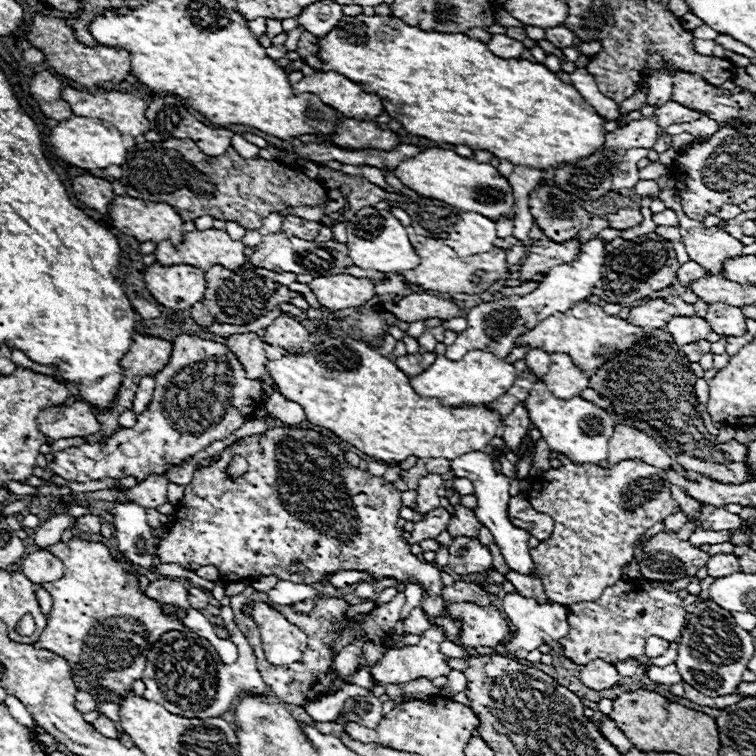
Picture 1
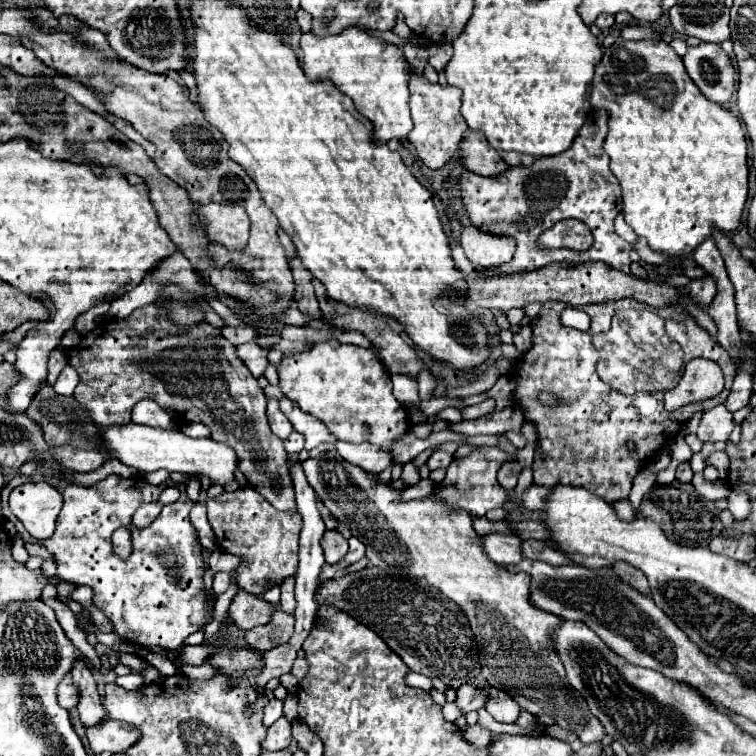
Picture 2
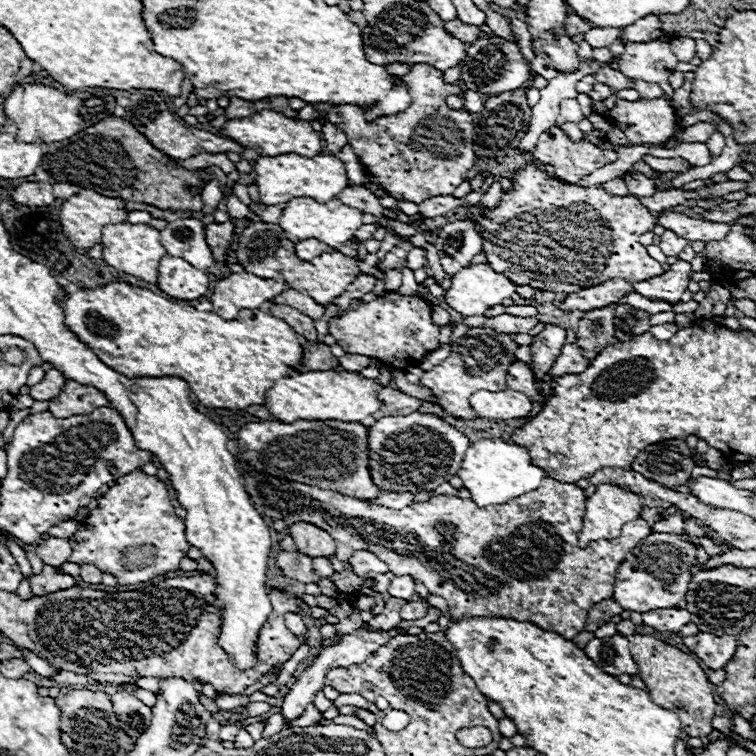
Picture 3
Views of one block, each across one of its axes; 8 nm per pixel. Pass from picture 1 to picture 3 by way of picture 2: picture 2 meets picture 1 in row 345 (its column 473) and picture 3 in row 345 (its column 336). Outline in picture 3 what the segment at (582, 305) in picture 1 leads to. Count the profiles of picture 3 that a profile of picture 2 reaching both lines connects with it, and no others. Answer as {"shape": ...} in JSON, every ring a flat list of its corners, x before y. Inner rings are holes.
{"shape":[[474,328,474,336,464,336,456,340,456,344,462,346,462,352,452,352,440,366,424,372,420,384,434,392,434,396,438,398,438,406,442,406,446,414,452,414,462,420,474,420,476,412,470,406,470,396,478,390,498,392,508,388,506,372,510,364,516,362,514,352,518,344,510,334,502,334,502,342,498,342,492,336,488,336,482,328]]}

